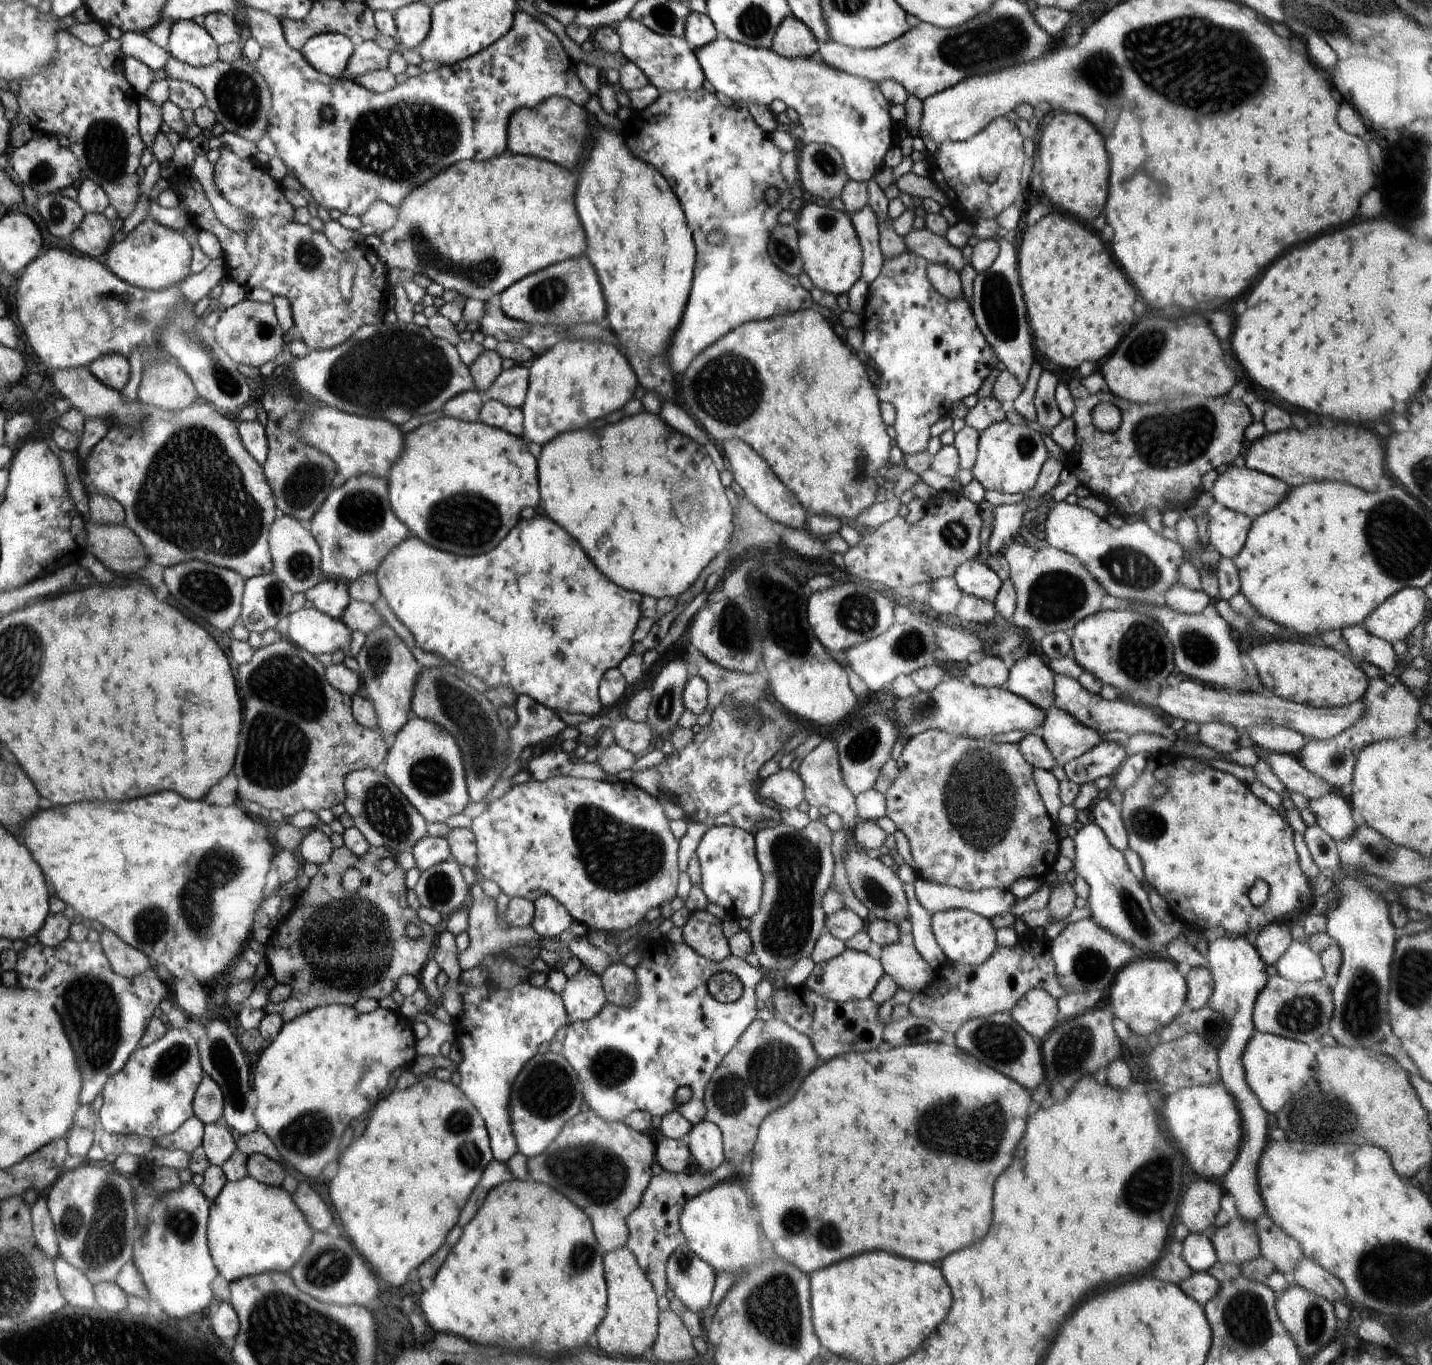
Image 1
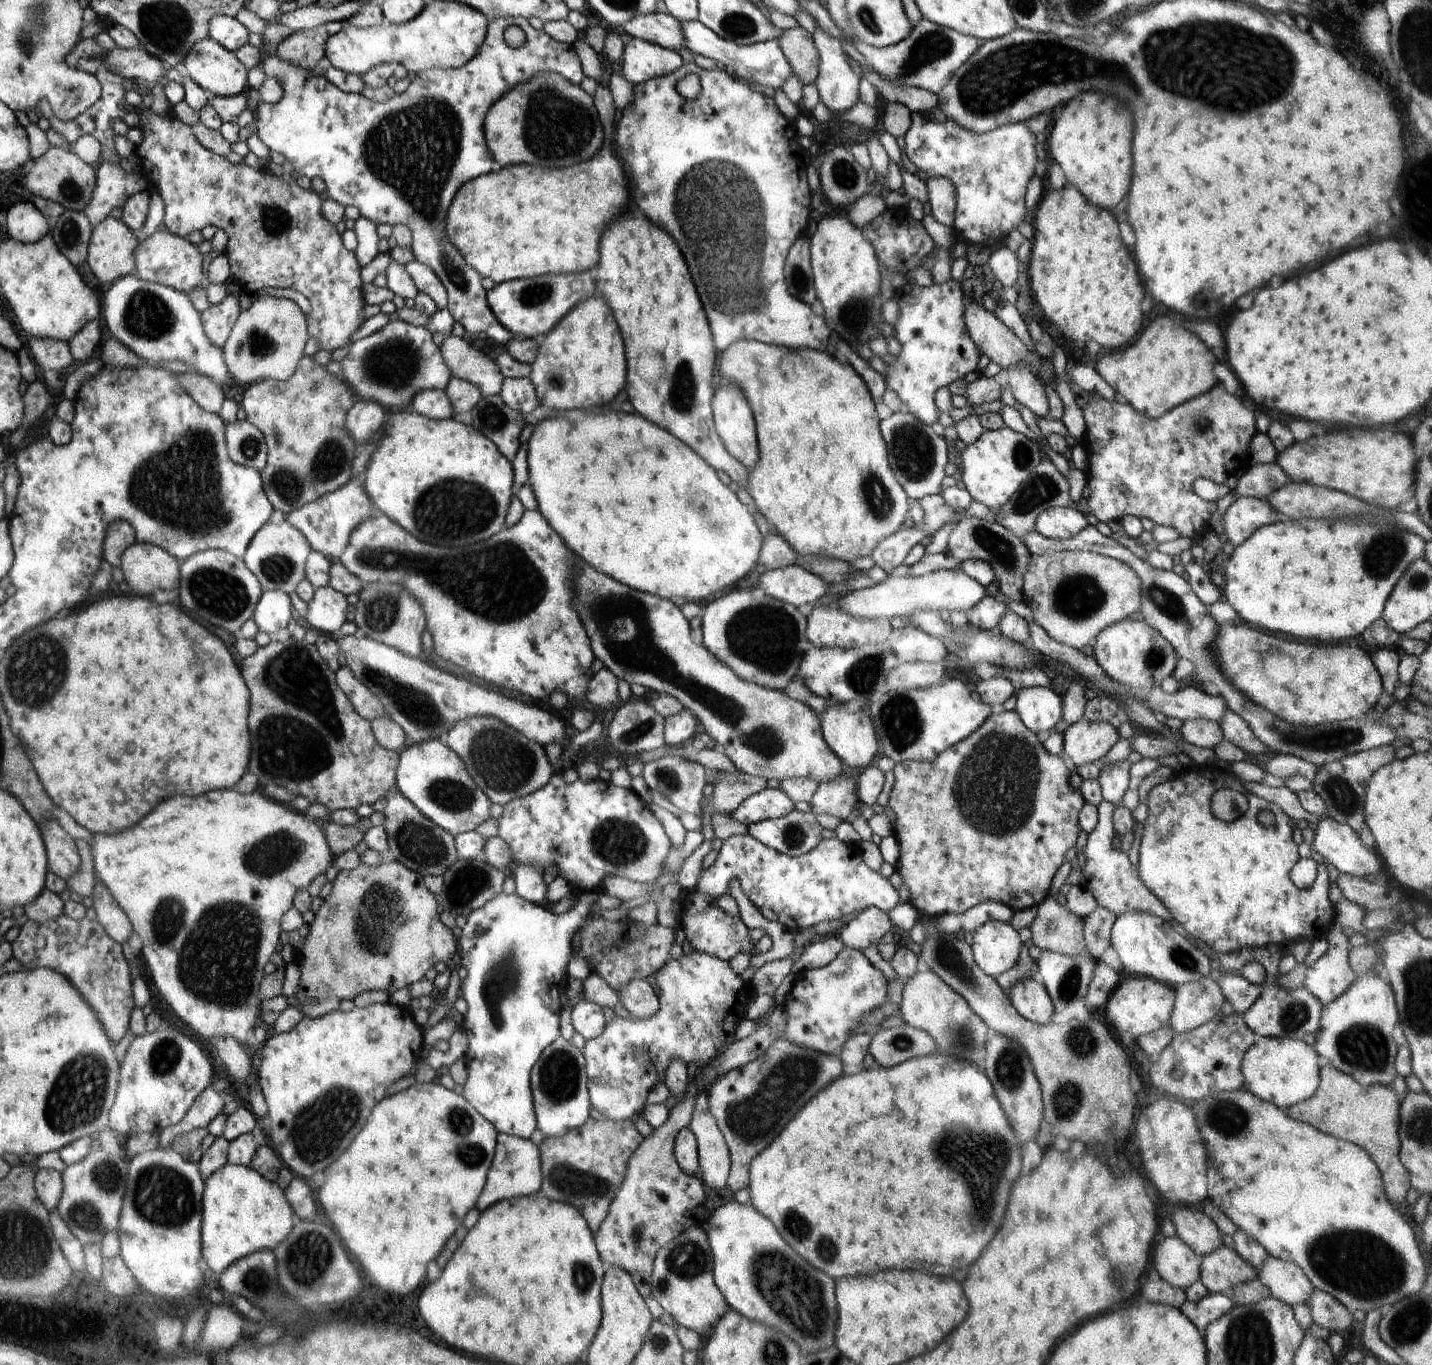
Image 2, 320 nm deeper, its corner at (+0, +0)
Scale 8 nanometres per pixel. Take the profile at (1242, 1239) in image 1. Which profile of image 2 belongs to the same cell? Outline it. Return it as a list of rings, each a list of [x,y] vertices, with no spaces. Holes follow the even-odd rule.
[[[1229,1242],[1222,1245],[1218,1250],[1212,1254],[1202,1257],[1202,1264],[1200,1264],[1200,1278],[1202,1284],[1209,1290],[1210,1293],[1226,1292],[1228,1288],[1234,1288],[1240,1283],[1246,1281],[1253,1281],[1258,1278],[1258,1274],[1253,1268],[1244,1260],[1241,1259],[1237,1252],[1232,1248]]]

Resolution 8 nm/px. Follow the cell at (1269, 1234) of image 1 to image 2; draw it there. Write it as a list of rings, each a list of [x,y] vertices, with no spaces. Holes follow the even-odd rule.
[[[1273,1256],[1266,1259],[1265,1264],[1258,1273],[1258,1279],[1268,1288],[1272,1297],[1290,1306],[1298,1303],[1307,1304],[1314,1289],[1301,1268],[1298,1268],[1294,1263],[1282,1262],[1282,1260],[1275,1259]]]

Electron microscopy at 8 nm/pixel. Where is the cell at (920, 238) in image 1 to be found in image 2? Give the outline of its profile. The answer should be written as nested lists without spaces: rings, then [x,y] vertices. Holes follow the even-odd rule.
[[[1014,365],[1007,369],[1010,388],[1020,406],[1026,406],[1036,417],[1048,419],[1049,402],[1045,384],[1026,365]]]

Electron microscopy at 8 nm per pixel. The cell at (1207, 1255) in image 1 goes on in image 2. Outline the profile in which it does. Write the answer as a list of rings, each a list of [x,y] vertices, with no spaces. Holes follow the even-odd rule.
[[[1176,1234],[1156,1242],[1150,1258],[1159,1277],[1174,1288],[1184,1291],[1200,1278],[1197,1254]]]

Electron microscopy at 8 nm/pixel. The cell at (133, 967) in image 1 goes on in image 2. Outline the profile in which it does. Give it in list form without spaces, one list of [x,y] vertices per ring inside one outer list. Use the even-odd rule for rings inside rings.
[[[95,876],[93,893],[91,894],[97,921],[105,928],[106,934],[120,946],[127,942],[132,930],[131,922],[125,910],[120,908],[113,894],[106,885]]]

